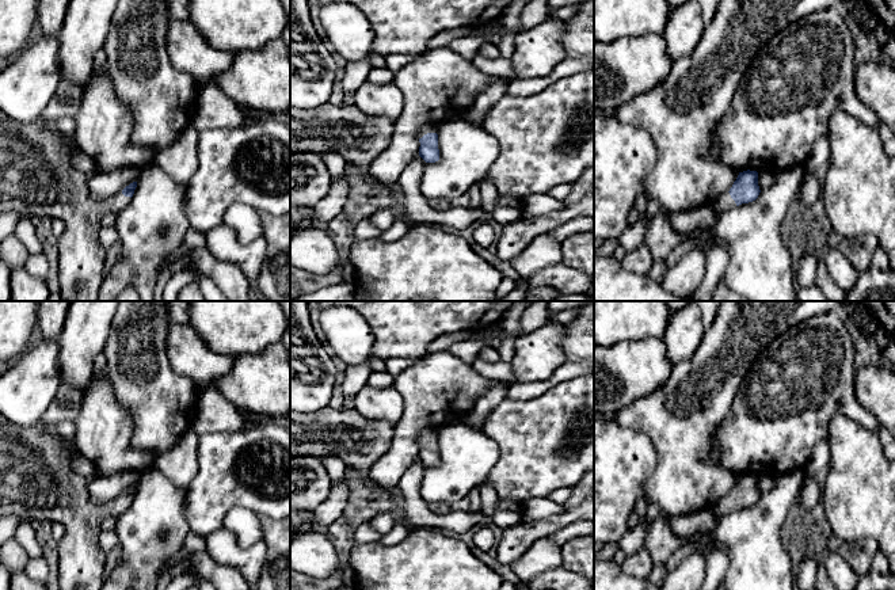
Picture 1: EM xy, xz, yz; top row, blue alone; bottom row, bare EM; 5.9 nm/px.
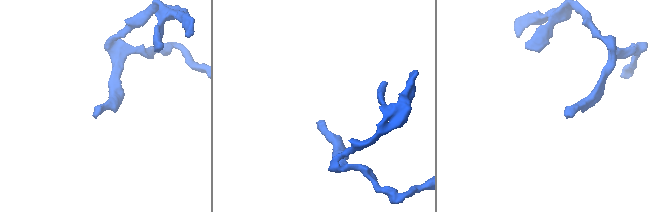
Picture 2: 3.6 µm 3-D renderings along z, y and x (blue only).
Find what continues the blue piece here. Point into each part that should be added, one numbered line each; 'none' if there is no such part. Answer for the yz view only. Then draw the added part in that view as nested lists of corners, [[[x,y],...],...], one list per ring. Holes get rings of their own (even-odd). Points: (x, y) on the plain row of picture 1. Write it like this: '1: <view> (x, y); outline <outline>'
1: yz (724, 506); outline [[[724,496],[716,506],[715,511],[717,515],[727,514],[736,510],[735,505],[731,502],[730,496]]]

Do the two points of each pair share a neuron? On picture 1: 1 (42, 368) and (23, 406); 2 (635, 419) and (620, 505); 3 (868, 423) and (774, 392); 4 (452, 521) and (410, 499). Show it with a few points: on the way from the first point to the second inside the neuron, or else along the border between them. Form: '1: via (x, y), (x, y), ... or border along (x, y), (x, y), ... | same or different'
1: via (35, 377), (23, 392), (23, 396) | same
2: border along (612, 417), (621, 426), (640, 430), (657, 452) | different
3: via (848, 399), (799, 389) | same
4: via (441, 521), (431, 521), (421, 510) | same

